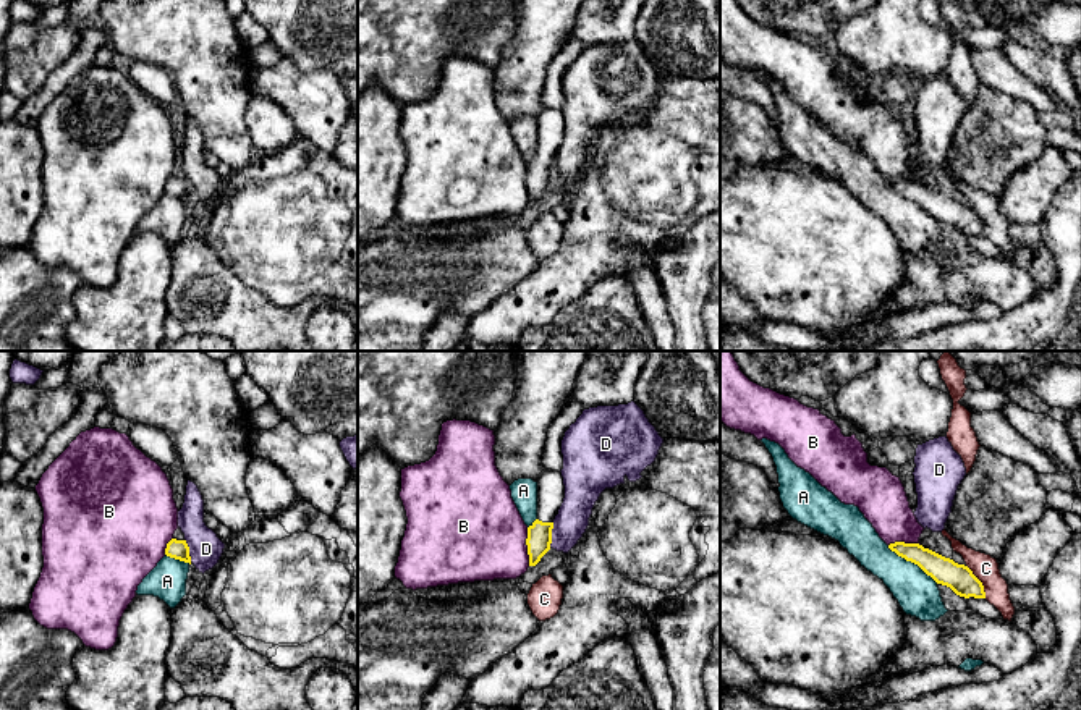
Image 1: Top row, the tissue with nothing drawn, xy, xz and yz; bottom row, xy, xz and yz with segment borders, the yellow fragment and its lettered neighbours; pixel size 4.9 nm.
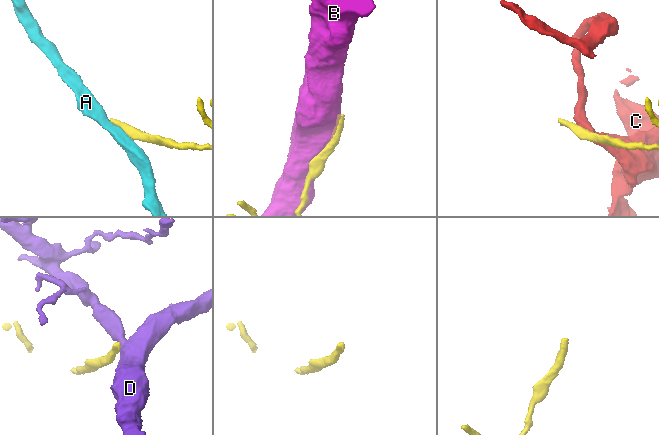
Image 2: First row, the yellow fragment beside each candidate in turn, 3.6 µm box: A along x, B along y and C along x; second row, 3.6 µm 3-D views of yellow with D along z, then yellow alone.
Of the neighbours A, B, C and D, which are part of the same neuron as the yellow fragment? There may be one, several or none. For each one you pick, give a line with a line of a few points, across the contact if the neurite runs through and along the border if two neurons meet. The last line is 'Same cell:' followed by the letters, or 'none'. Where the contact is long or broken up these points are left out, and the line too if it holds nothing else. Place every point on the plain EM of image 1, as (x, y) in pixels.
Same cell: none

